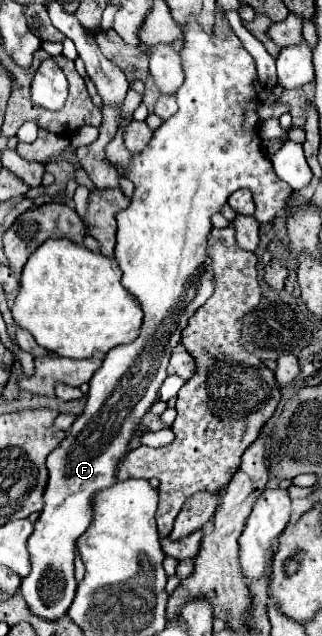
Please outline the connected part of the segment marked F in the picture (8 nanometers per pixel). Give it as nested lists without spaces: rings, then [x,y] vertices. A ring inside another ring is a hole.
[[[216,16],[214,34],[206,34],[198,22],[190,18],[184,26],[186,44],[180,52],[182,68],[184,68],[184,84],[180,86],[176,100],[178,112],[168,118],[158,130],[152,132],[150,142],[140,154],[134,154],[126,168],[114,166],[120,174],[126,174],[128,180],[134,182],[132,204],[122,210],[116,232],[116,248],[114,258],[122,270],[122,286],[140,302],[144,310],[144,324],[138,338],[130,344],[112,348],[100,370],[90,380],[88,402],[82,416],[76,418],[72,428],[68,430],[66,440],[62,440],[60,448],[56,448],[48,456],[48,472],[50,480],[44,492],[44,510],[34,526],[34,532],[28,538],[28,554],[32,570],[26,578],[22,578],[20,594],[26,600],[28,610],[34,616],[46,620],[58,620],[66,614],[74,600],[76,580],[74,580],[74,546],[76,538],[90,526],[92,522],[92,506],[90,498],[96,490],[106,488],[116,482],[118,460],[126,456],[128,440],[134,428],[140,424],[144,414],[154,404],[158,390],[164,382],[168,360],[172,350],[180,342],[182,330],[188,326],[190,316],[210,298],[214,292],[210,258],[206,254],[206,238],[212,230],[210,216],[220,212],[220,206],[228,200],[228,196],[238,188],[250,188],[256,204],[258,222],[272,222],[272,218],[286,206],[286,198],[292,194],[292,188],[282,182],[266,154],[262,152],[262,142],[258,142],[256,126],[258,114],[256,108],[260,104],[256,92],[256,64],[250,52],[242,46],[240,38],[230,30],[228,22]]]

